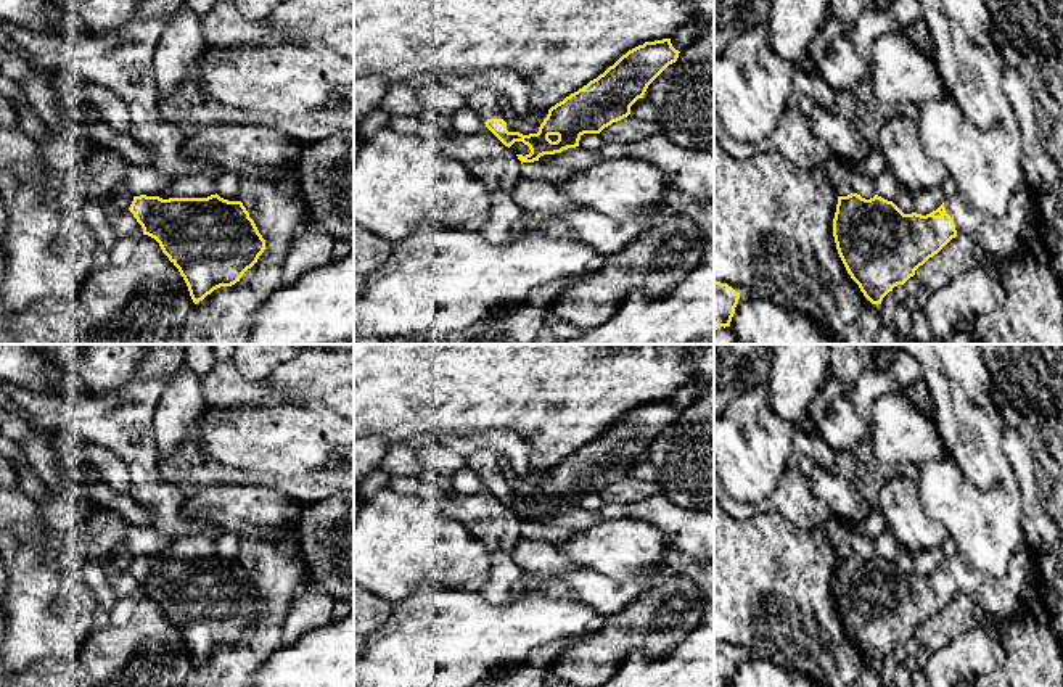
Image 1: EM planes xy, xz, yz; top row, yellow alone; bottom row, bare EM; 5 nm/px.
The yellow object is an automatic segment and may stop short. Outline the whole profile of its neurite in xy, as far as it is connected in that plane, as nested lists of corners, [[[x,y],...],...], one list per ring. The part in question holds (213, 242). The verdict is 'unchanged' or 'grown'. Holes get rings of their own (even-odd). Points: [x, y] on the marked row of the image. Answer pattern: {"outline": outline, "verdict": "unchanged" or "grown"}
{"outline": [[[133,196],[129,208],[179,269],[195,304],[220,286],[232,286],[265,249],[265,240],[241,201]]], "verdict": "unchanged"}

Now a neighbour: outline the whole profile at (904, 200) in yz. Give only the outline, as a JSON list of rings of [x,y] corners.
[[[904,187],[897,188],[897,195],[893,201],[904,214],[915,212],[913,196]]]

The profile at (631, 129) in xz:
[[[632,114],[605,127],[600,135],[606,143],[630,145],[663,134],[656,121],[643,121]]]

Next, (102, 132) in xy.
[[[103,119],[90,125],[92,140],[100,143],[103,148],[109,148],[124,156],[125,161],[135,166],[151,166],[153,153],[135,142],[130,135],[124,135],[113,129]]]

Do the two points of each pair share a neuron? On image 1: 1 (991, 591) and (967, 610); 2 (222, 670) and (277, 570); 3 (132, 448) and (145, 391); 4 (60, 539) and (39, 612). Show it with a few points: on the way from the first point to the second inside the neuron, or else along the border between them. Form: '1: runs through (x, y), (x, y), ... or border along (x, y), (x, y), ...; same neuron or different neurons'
1: border along (938, 612), (967, 596), (989, 620), (1009, 621); different neurons
2: runs through (250, 654), (266, 636), (277, 608), (277, 597); same neuron
3: runs through (143, 433), (143, 406); same neuron
4: runs through (42, 557), (39, 560), (39, 594); same neuron

